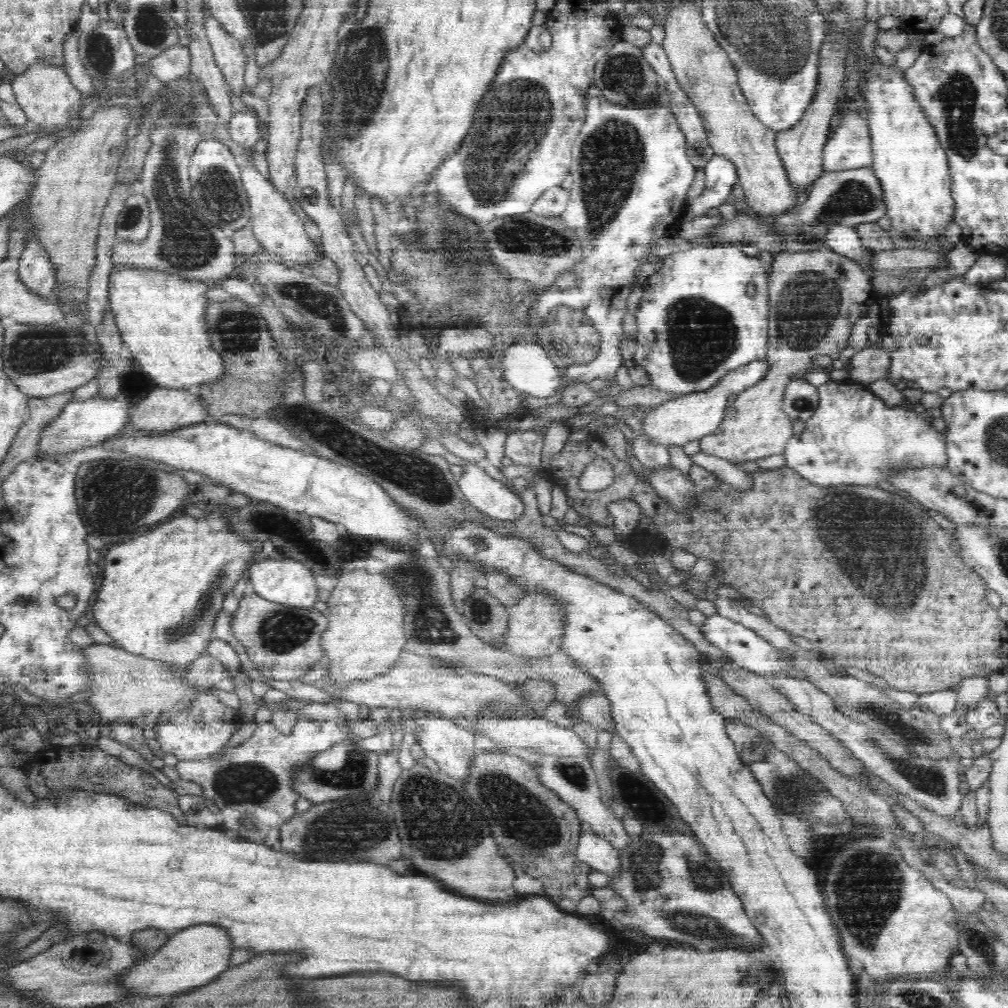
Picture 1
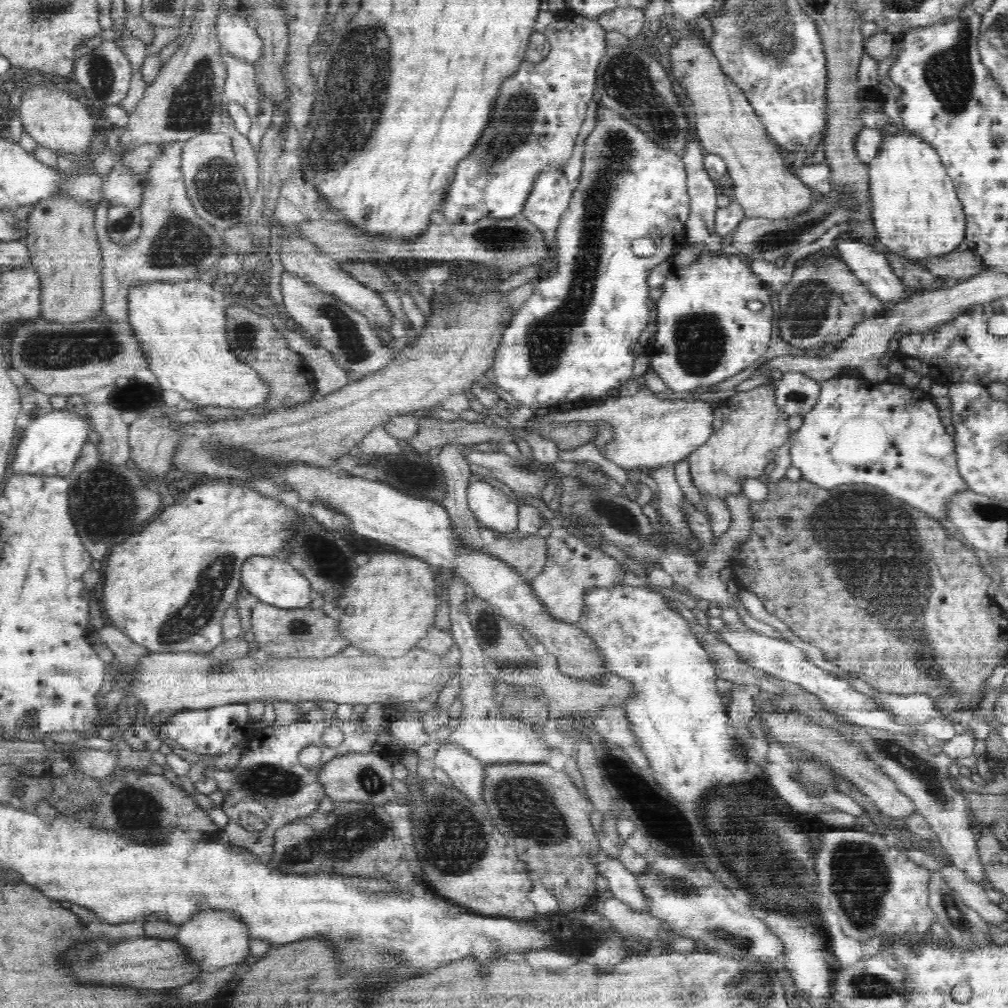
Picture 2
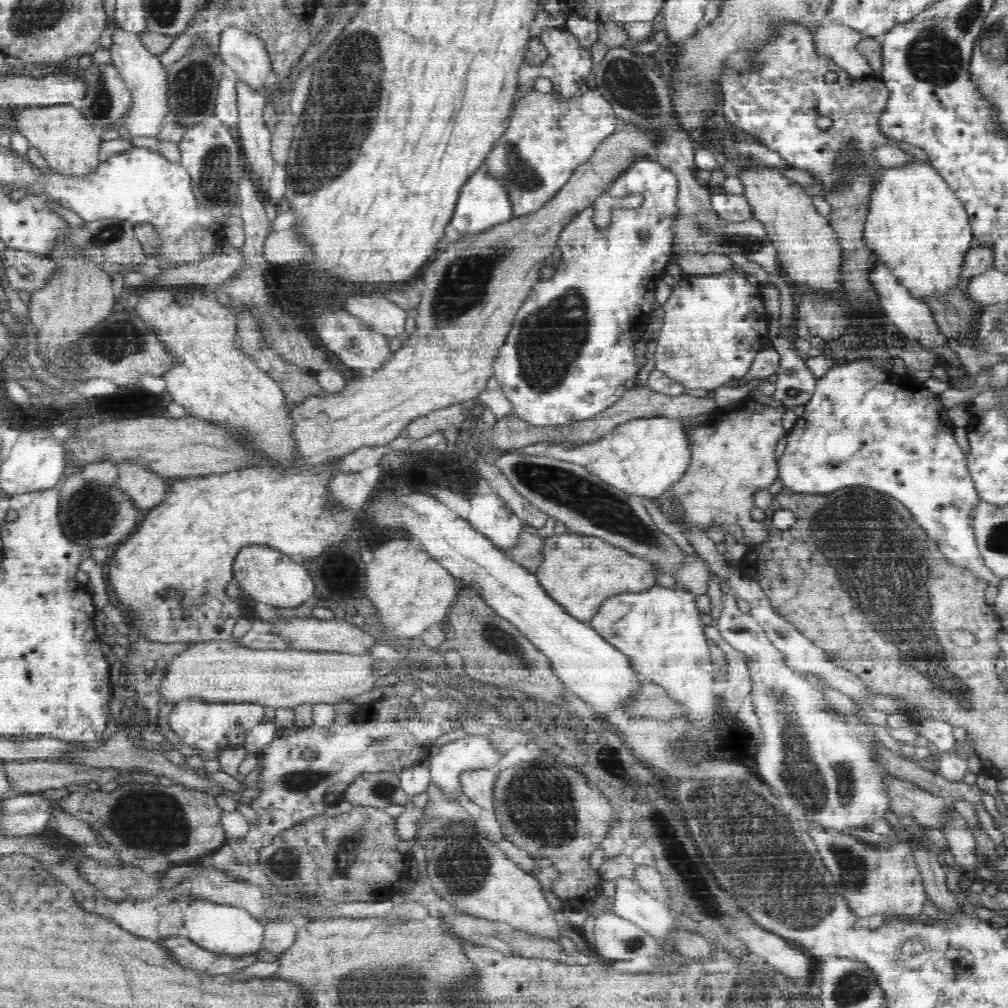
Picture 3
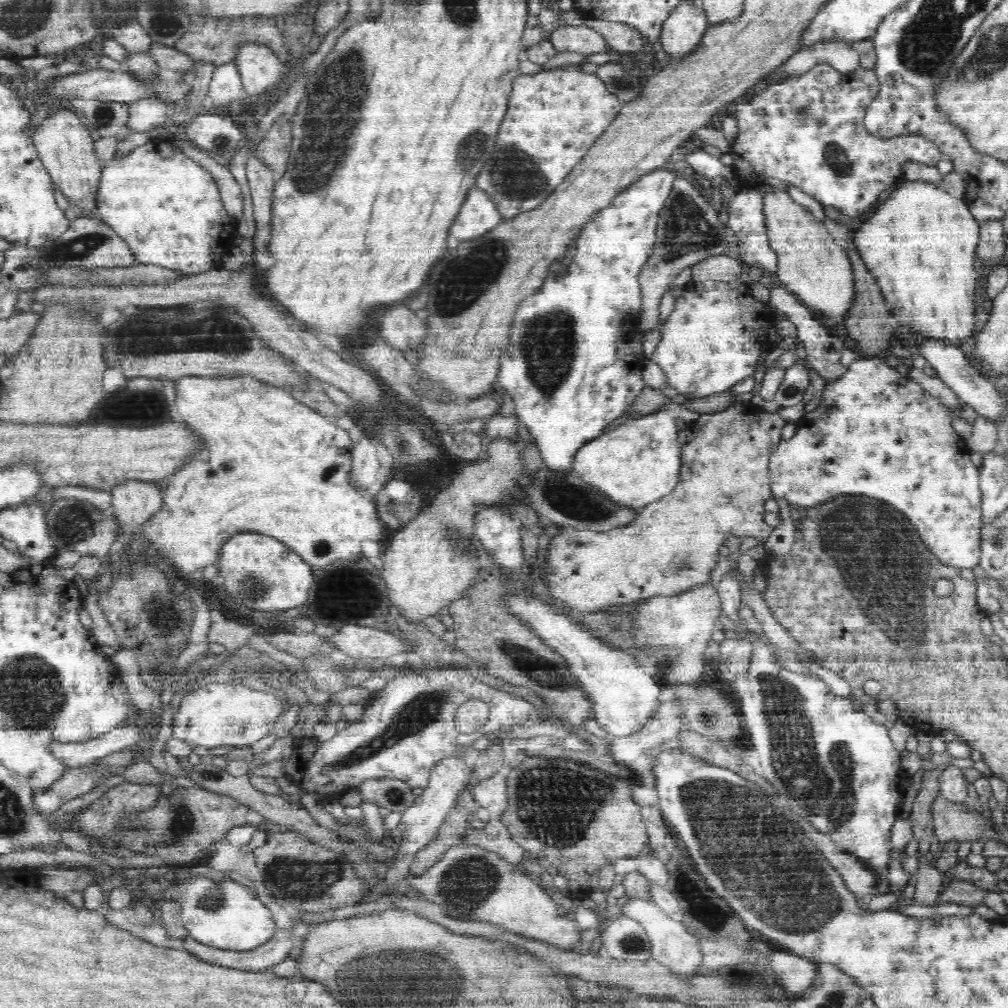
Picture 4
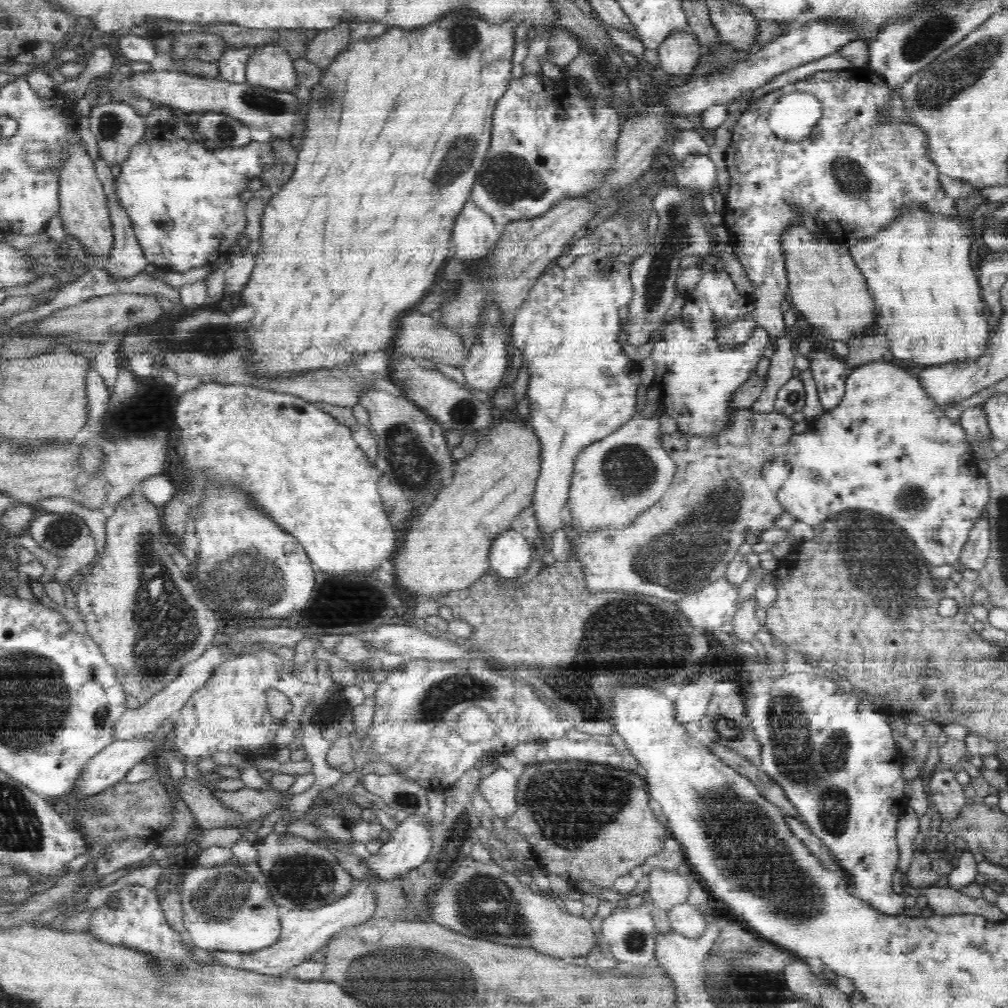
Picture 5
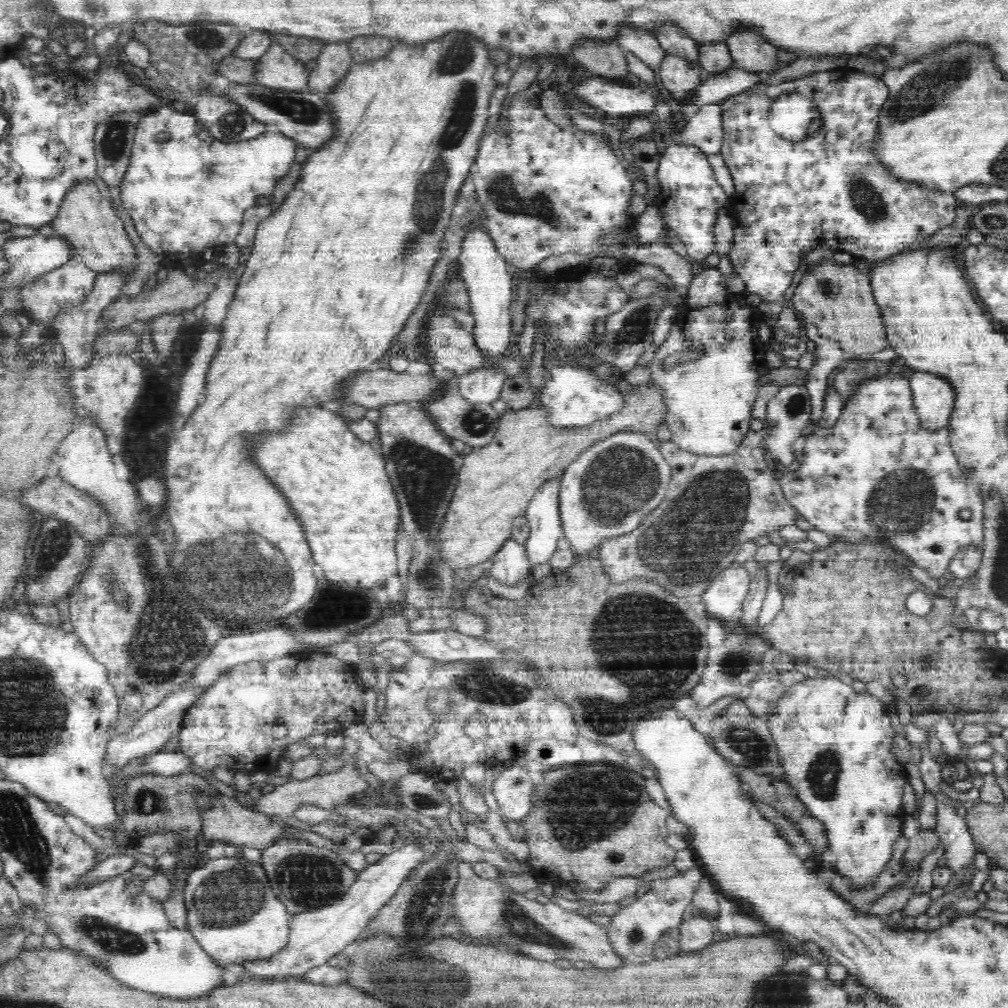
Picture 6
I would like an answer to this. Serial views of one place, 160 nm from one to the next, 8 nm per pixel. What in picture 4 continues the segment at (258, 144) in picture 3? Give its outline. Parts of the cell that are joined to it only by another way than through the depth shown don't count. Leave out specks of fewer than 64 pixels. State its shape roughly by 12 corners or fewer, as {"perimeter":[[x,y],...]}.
{"perimeter":[[254,157],[247,162],[256,234],[271,224],[276,176]]}

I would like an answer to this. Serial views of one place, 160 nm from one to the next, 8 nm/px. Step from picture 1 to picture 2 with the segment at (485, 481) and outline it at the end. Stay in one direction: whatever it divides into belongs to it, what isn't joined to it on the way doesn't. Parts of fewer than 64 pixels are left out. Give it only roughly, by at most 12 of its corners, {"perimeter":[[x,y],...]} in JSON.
{"perimeter":[[484,481],[470,483],[479,526],[504,536],[519,525],[518,505]]}

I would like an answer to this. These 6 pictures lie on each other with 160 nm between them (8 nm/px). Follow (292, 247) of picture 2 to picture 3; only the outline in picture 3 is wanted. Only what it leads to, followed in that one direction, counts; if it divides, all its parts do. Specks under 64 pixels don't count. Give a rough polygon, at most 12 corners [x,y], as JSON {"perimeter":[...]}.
{"perimeter":[[378,293],[356,294],[345,305],[373,331],[402,334],[406,309]]}

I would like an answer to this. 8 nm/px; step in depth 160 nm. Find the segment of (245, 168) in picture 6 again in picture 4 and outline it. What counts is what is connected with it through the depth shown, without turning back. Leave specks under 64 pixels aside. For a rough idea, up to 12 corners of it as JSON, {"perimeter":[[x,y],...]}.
{"perimeter":[[161,137],[112,159],[98,207],[135,264],[221,269],[213,174]]}

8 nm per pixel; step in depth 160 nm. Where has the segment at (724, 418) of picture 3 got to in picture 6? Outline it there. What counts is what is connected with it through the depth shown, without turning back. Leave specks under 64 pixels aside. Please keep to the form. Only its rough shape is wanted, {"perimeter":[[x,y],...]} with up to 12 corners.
{"perimeter":[[750,431],[728,457],[671,440],[668,494],[593,554],[613,581],[701,596],[803,514]]}

